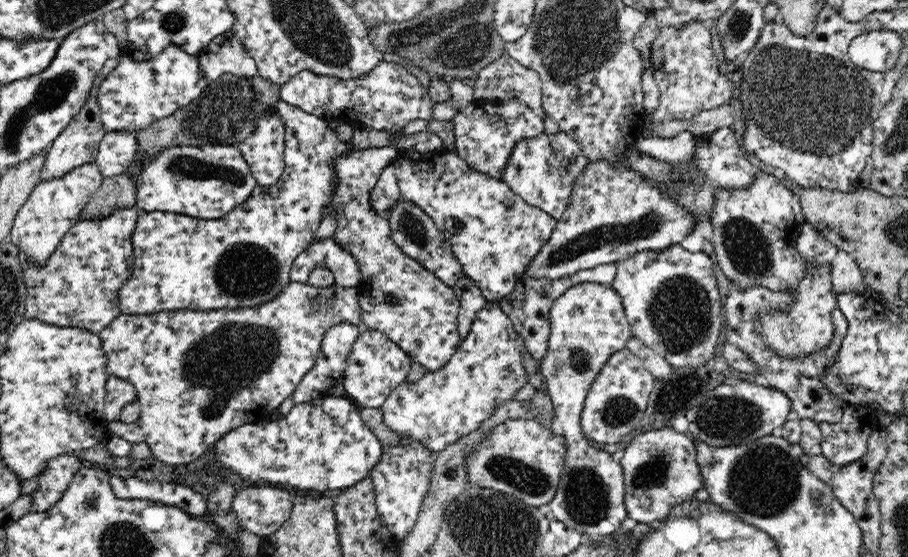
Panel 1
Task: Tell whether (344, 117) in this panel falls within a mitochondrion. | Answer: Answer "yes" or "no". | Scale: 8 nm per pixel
no

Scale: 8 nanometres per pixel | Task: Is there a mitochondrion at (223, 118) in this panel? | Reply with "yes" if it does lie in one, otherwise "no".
yes

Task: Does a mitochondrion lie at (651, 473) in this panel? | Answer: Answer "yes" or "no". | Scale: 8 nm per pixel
yes

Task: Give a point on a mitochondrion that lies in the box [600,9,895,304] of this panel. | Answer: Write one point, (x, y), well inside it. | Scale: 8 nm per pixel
(814, 104)

